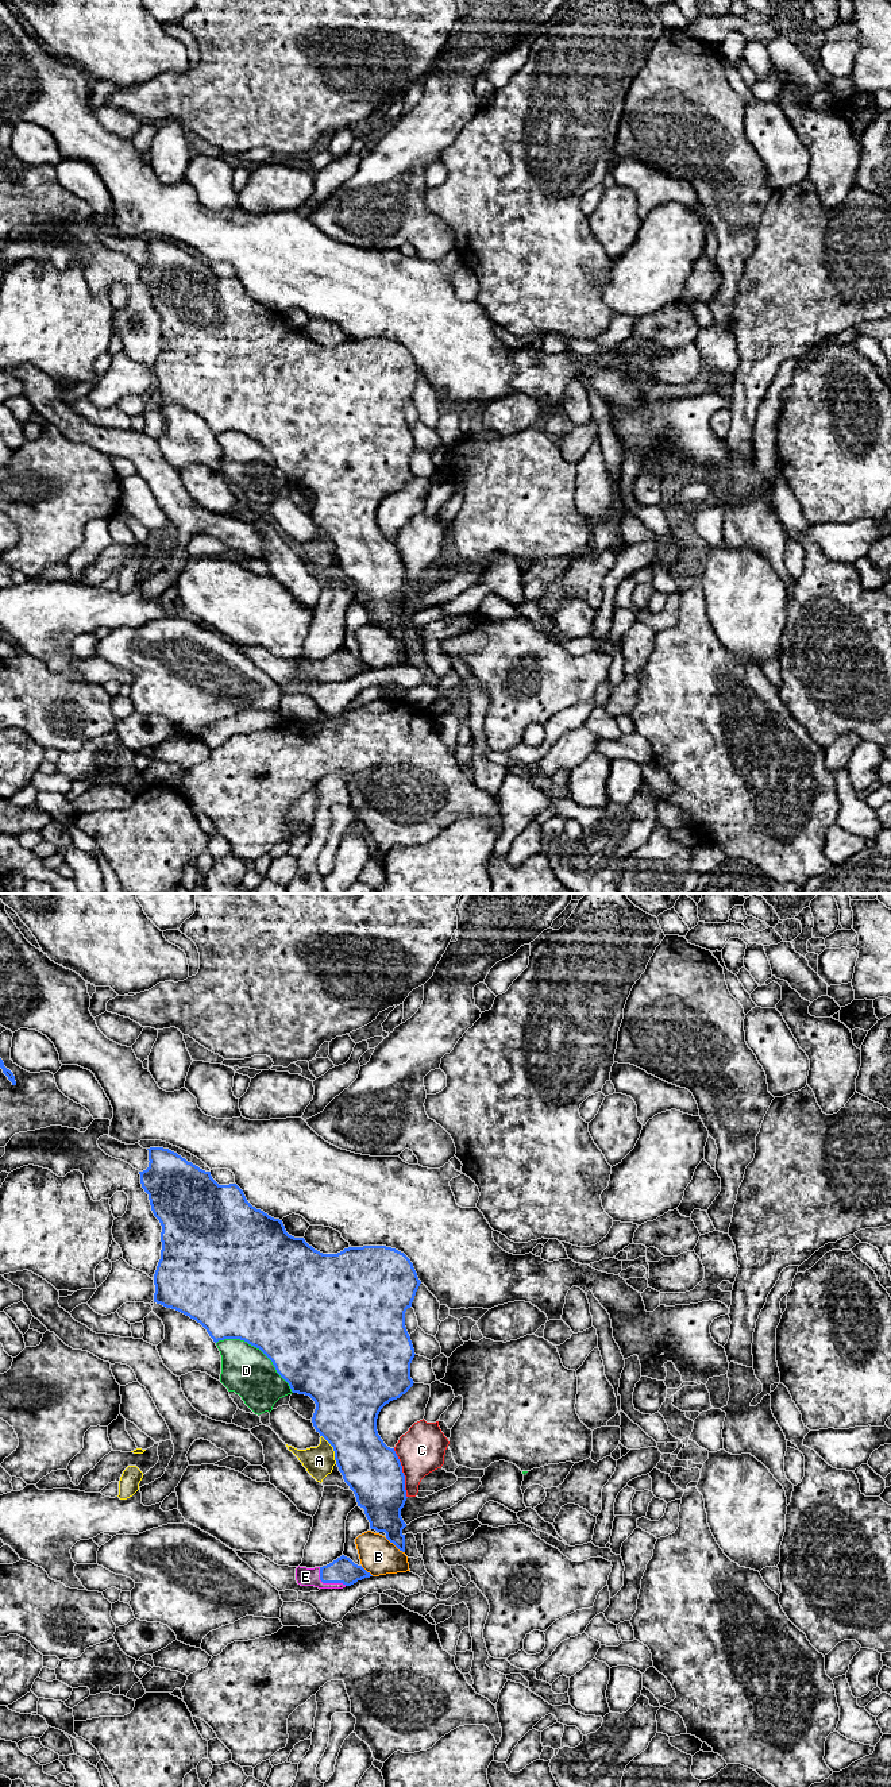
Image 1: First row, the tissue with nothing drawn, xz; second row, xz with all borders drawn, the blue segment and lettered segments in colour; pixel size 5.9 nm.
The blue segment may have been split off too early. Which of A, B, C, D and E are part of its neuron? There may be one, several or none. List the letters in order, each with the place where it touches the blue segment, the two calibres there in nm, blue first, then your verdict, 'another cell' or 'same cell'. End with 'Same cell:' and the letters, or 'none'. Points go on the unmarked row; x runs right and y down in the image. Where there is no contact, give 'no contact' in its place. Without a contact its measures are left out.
A: xz (334, 543) | 380/180 nm | another cell
B: xz (394, 637) | 220/220 nm | another cell
C: xz (402, 566) | 340/280 nm | another cell
D: xz (259, 442) | 500/300 nm | another cell
E: xz (327, 675) | 160/110 nm | same cell
Same cell: E

